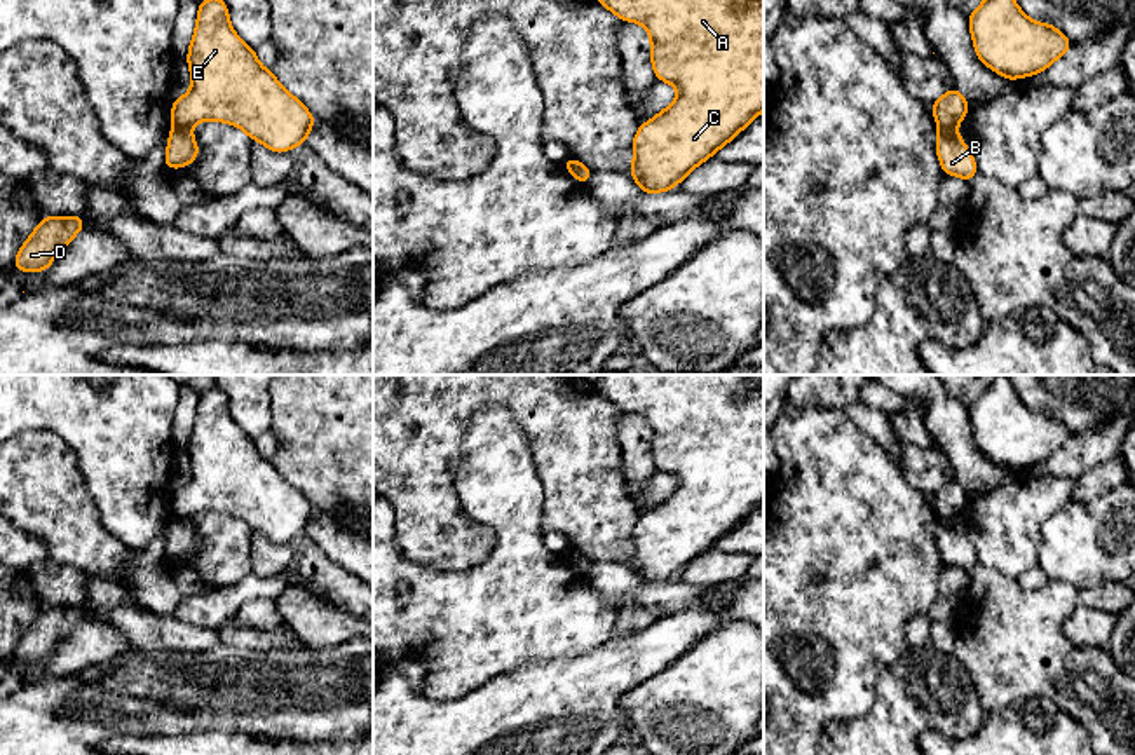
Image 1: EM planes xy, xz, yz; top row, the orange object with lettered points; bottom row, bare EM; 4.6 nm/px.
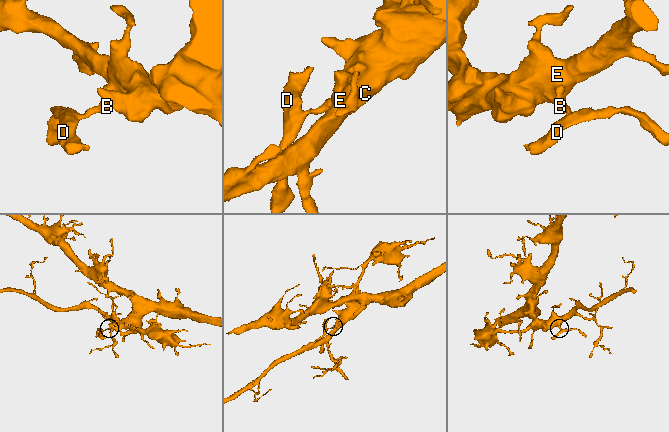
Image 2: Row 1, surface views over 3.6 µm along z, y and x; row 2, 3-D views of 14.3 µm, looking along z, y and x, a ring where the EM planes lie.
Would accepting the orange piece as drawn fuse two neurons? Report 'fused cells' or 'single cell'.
fused cells

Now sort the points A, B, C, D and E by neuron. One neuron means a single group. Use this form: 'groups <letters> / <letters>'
groups A C E / B D

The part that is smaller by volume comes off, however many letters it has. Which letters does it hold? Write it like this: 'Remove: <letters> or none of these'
Remove: B, D

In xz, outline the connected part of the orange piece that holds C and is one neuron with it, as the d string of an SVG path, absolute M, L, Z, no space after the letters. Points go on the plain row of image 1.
M582 375L619 410L640 413L650 425L650 453L657 471L676 478L678 488L633 528L629 567L643 584L676 575L701 553L734 530L764 502L764 375Z

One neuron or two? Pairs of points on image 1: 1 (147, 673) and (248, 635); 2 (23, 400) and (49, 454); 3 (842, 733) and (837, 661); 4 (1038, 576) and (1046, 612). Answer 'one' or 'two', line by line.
1: two
2: two
3: two
4: two

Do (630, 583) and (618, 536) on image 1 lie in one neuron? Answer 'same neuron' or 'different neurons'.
different neurons

